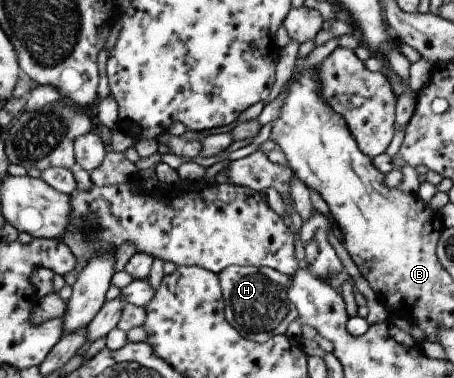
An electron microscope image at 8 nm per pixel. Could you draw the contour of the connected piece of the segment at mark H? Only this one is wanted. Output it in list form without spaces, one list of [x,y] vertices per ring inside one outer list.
[[[225,267],[218,275],[224,315],[227,322],[236,328],[246,339],[264,343],[277,335],[285,335],[289,324],[298,318],[298,310],[287,296],[291,277],[269,267]]]

